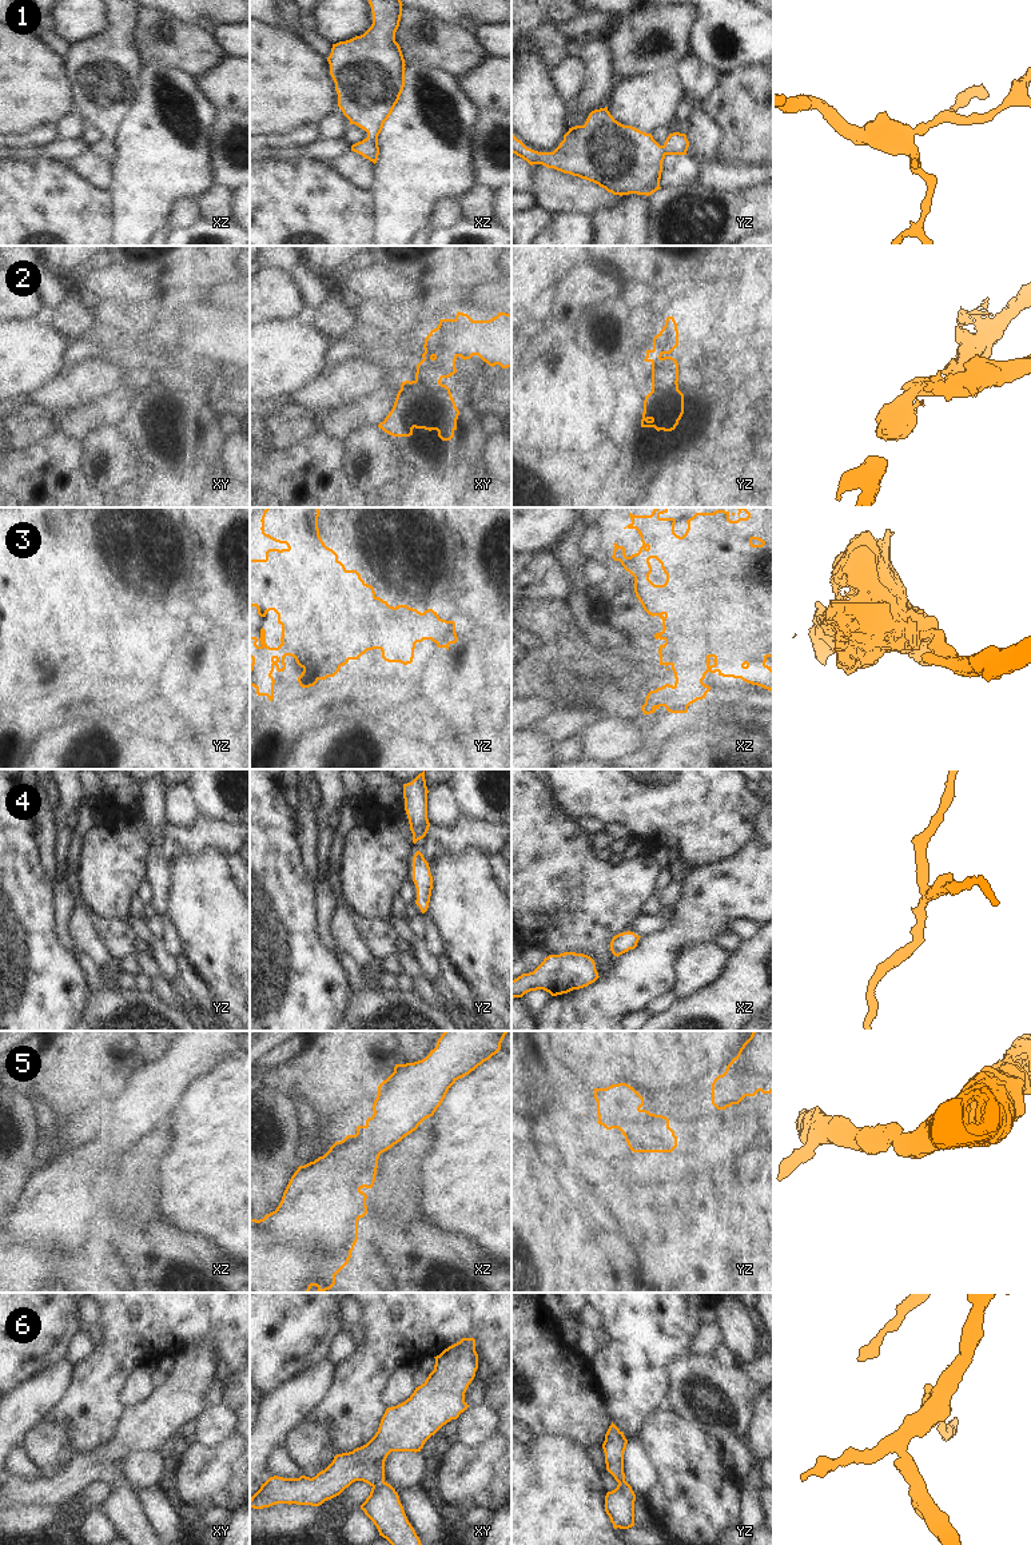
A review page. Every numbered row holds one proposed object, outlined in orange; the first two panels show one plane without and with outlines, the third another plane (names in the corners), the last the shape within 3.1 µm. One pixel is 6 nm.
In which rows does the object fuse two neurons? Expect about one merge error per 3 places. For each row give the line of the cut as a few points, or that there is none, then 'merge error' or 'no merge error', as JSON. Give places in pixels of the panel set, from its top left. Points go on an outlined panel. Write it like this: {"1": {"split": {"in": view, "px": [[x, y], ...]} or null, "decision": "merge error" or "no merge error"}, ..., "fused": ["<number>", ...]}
{"1": {"split": null, "decision": "no merge error"}, "2": {"split": {"in": "xy", "px": [[424, 358], [428, 358], [441, 371], [442, 377]]}, "decision": "merge error"}, "3": {"split": null, "decision": "no merge error"}, "4": {"split": null, "decision": "no merge error"}, "5": {"split": null, "decision": "no merge error"}, "6": {"split": null, "decision": "no merge error"}, "fused": ["2"]}

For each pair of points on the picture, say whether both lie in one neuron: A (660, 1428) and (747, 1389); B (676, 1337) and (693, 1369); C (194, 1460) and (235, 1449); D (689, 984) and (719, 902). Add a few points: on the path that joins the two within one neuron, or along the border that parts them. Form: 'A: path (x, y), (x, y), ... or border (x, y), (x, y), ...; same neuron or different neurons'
A: border (669, 1409), (709, 1434); different neurons
B: border (687, 1352), (668, 1364), (668, 1380); different neurons
C: path (204, 1458), (225, 1458); same neuron
D: border (711, 940), (687, 942), (676, 956); different neurons

